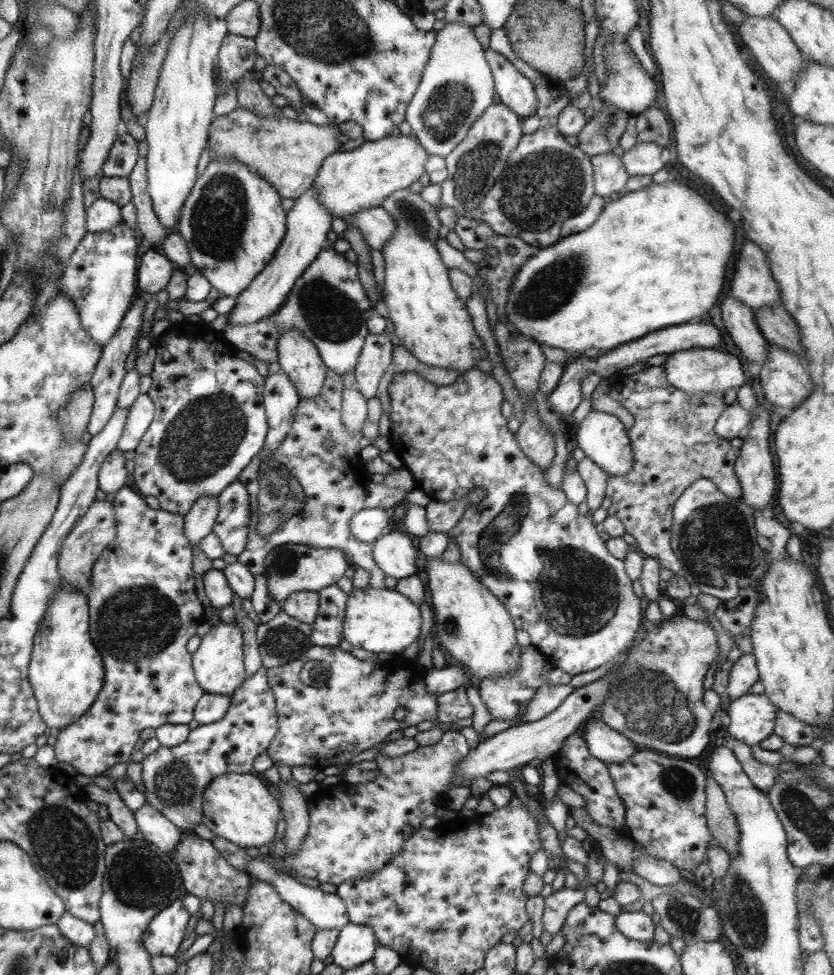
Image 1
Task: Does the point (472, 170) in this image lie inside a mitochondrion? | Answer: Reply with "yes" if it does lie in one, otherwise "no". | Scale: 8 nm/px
yes

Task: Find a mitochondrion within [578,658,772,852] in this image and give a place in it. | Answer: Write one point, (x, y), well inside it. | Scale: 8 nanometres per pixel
(646, 702)

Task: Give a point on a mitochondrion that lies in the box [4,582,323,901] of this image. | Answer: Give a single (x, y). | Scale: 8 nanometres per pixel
(68, 851)

